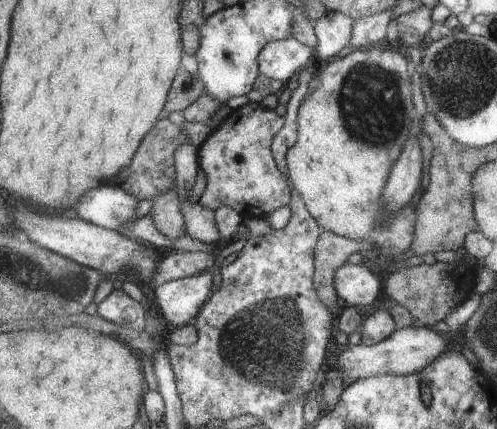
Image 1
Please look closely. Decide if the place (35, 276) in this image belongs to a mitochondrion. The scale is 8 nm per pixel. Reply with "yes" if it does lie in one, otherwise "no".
yes

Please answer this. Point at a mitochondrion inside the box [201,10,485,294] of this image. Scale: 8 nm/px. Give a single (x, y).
(371, 99)

